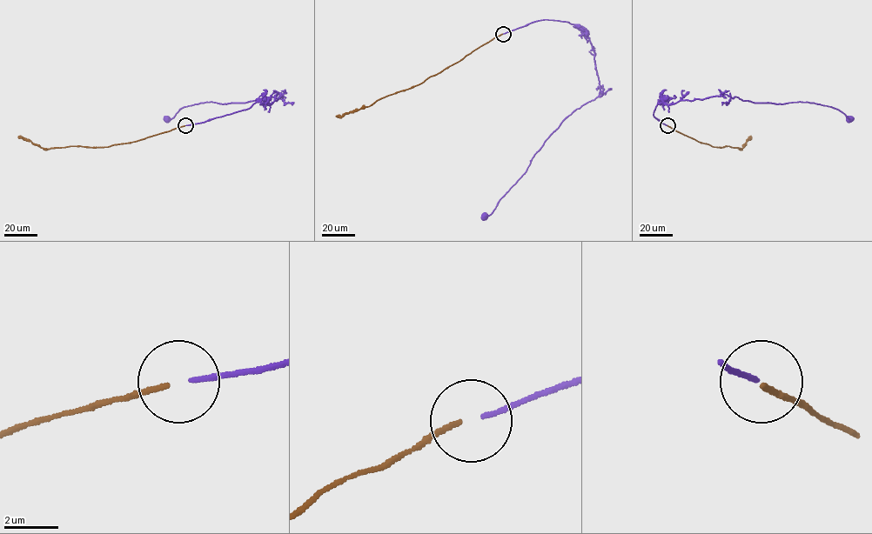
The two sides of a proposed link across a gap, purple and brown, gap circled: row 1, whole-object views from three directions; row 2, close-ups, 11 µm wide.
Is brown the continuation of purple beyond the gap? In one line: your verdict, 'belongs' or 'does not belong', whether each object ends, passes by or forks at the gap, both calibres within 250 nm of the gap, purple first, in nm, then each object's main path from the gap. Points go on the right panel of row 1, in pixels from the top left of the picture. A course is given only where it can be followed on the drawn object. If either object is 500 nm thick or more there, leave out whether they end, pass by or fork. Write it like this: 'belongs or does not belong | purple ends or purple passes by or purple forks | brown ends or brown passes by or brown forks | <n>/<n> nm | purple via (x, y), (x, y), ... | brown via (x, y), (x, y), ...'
belongs | purple ends | brown ends | 170/190 nm | purple via (667, 125), (653, 115), (661, 100), (669, 104), (724, 95), (754, 103), (821, 103), (841, 111), (849, 120) | brown via (667, 125), (717, 147), (741, 149), (749, 136)

